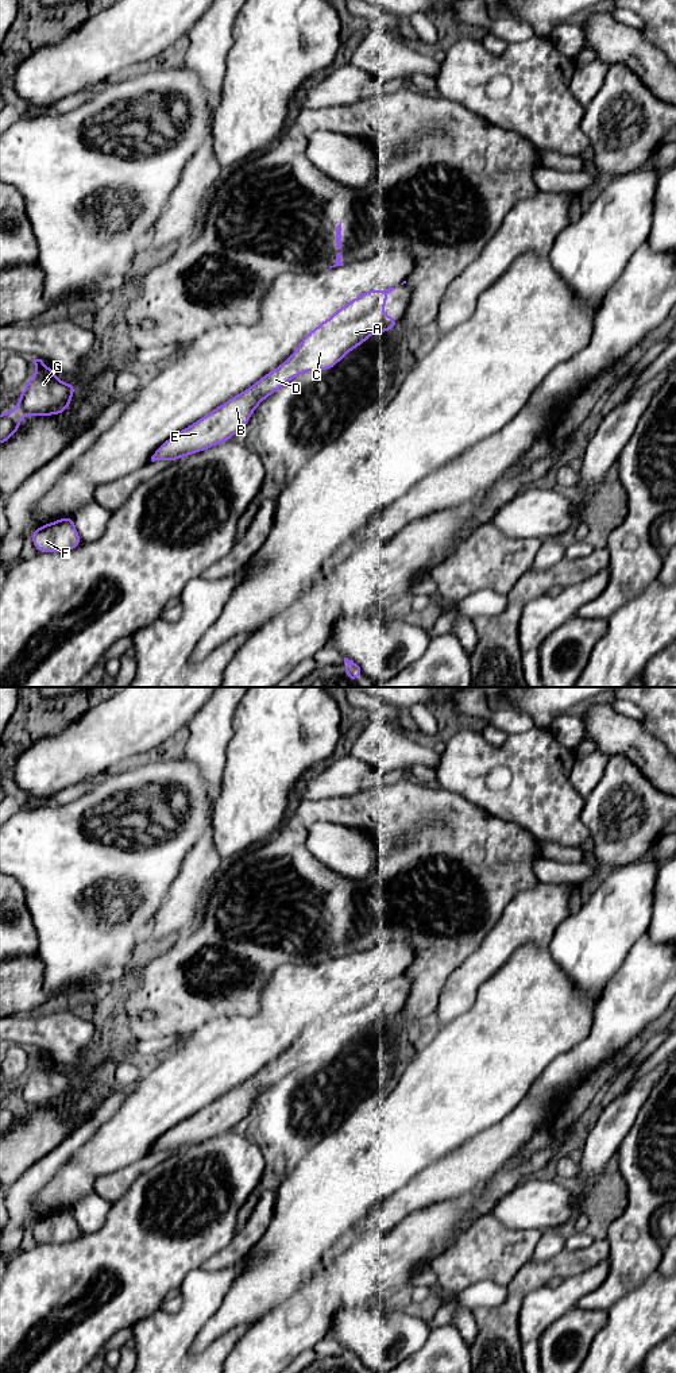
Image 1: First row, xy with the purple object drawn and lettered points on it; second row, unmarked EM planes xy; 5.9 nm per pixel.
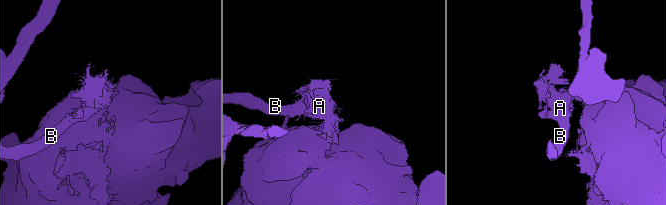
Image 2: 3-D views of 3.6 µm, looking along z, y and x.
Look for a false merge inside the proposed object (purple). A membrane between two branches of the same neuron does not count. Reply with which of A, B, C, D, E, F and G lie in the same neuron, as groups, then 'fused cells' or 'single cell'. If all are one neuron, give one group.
A C / B D E F G | fused cells

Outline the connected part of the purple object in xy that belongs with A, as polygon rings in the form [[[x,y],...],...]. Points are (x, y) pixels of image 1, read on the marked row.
[[[393,289],[363,292],[310,331],[294,350],[305,344],[309,351],[309,366],[304,373],[332,369],[372,333],[394,329],[399,321],[383,313]]]

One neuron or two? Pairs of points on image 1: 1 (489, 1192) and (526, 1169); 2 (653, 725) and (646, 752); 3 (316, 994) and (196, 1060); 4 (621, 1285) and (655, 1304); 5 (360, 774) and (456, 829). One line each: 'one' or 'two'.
1: one
2: two
3: one
4: two
5: two

